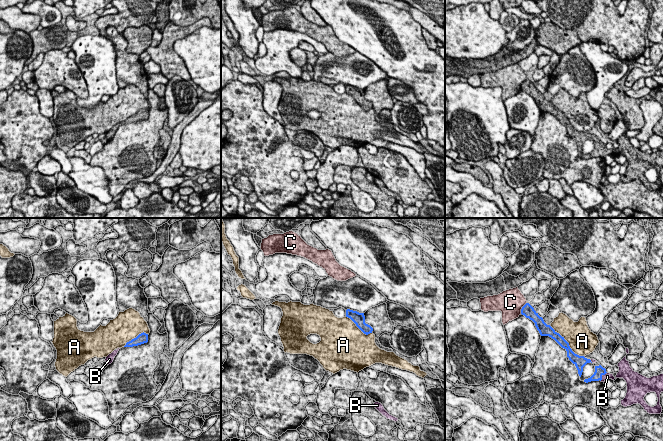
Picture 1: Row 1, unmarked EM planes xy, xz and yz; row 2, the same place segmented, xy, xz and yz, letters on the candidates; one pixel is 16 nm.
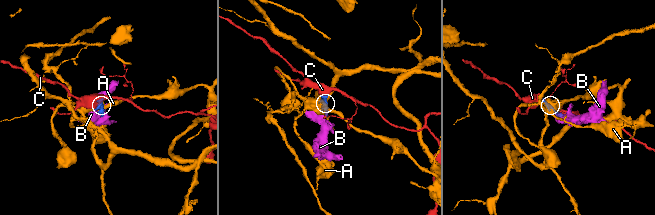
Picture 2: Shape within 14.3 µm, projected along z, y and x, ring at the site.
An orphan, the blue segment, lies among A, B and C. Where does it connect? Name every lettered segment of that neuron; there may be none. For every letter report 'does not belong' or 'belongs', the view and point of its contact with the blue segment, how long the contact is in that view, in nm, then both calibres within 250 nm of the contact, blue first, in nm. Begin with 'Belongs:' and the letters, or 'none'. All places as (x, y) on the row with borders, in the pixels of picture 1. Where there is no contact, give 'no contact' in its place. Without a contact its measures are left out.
Belongs: B
A: does not belong; meets blue in yz at (568, 343); contact 750 nm long; 140 nm thick on the blue side, 440 nm on the other
B: belongs; meets blue in yz at (601, 376); contact 180 nm long; 160 nm thick on the blue side, 100 nm on the other
C: does not belong; meets blue in yz at (522, 308); contact 220 nm long; 200 nm thick on the blue side, 420 nm on the other

